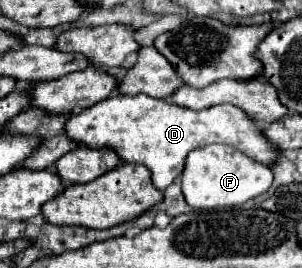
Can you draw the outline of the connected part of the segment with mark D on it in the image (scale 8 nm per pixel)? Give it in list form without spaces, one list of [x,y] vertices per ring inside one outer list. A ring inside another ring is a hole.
[[[113,93],[111,99],[73,115],[67,121],[67,135],[87,147],[111,147],[123,161],[143,163],[151,171],[153,185],[167,189],[185,167],[187,153],[209,145],[223,143],[245,153],[249,159],[257,159],[263,165],[275,165],[283,155],[273,143],[267,143],[261,127],[245,111],[235,105],[215,105],[209,109],[193,111],[179,107],[165,99],[153,99],[149,95],[123,95]]]

